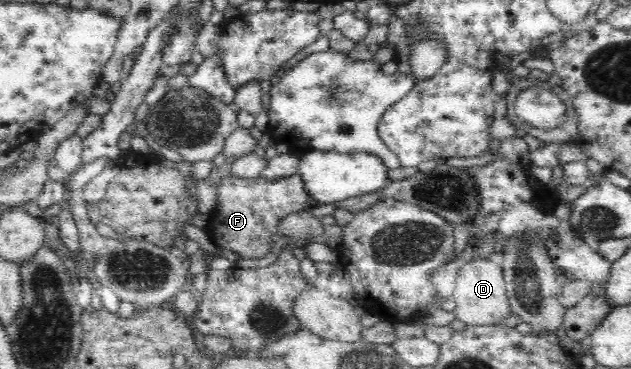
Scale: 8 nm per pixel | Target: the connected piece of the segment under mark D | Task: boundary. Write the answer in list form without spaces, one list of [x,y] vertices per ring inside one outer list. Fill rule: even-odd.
[[[470,256],[469,261],[459,269],[452,299],[456,304],[454,308],[456,318],[468,326],[497,324],[513,315],[506,293],[502,267],[496,259]]]

